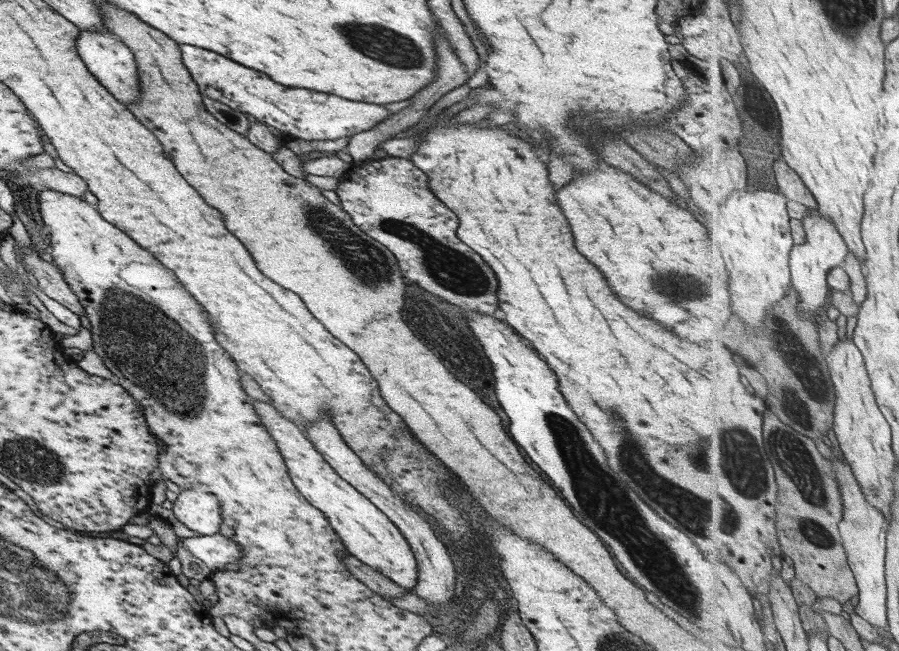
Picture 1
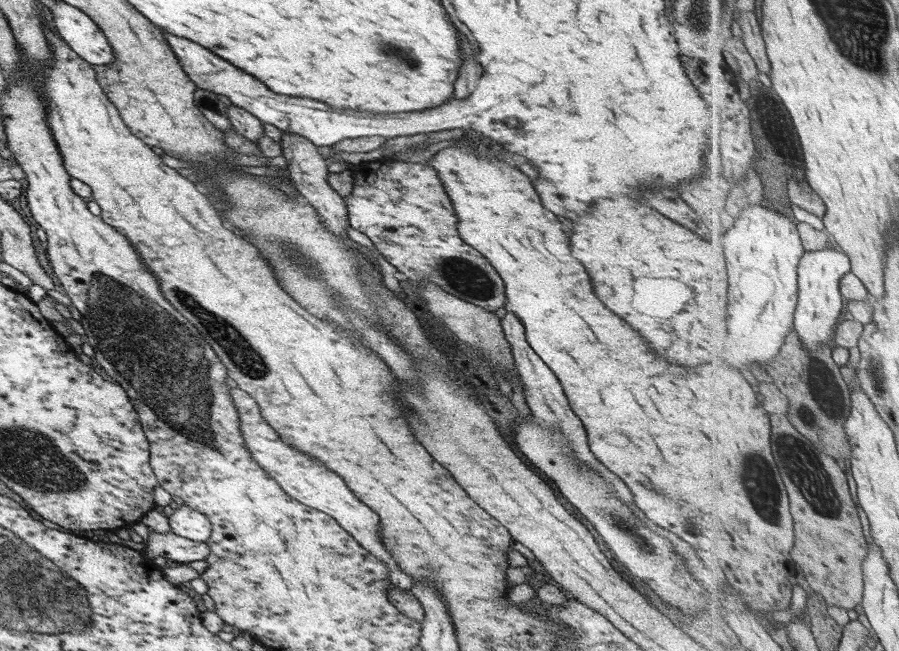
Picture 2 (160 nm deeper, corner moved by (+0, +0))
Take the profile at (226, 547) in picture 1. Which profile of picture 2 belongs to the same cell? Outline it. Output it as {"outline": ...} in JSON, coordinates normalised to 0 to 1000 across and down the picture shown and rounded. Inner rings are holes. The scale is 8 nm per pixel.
{"outline":[[[168,816],[162,831],[162,843],[159,846],[162,856],[168,859],[181,854],[187,866],[227,860],[231,848],[232,843],[227,833],[210,831],[190,817],[175,820]]]}

